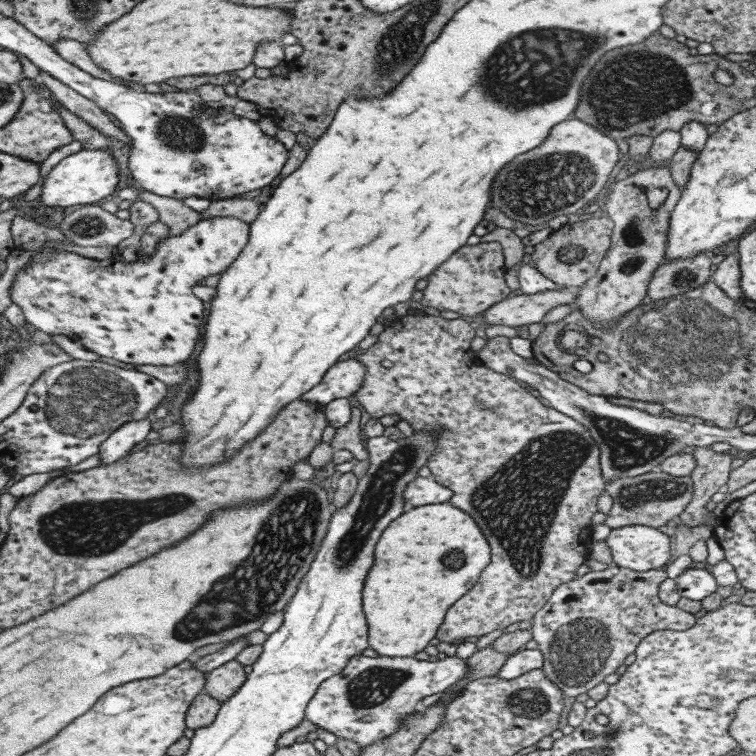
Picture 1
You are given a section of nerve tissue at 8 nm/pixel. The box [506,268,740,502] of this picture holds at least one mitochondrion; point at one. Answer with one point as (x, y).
(630, 448)

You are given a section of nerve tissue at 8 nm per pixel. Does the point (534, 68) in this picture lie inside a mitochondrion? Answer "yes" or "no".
yes

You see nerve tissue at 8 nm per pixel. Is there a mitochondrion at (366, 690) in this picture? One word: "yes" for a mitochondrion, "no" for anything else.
yes

